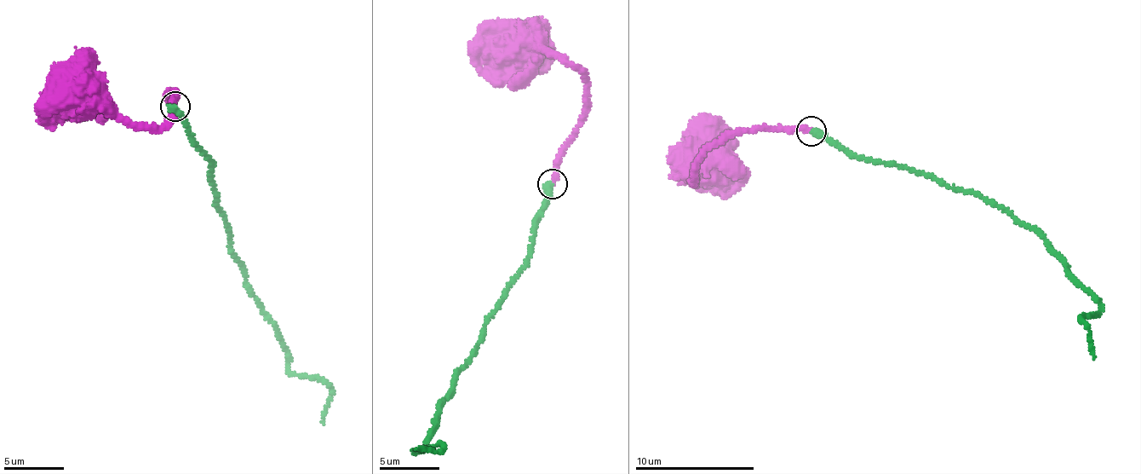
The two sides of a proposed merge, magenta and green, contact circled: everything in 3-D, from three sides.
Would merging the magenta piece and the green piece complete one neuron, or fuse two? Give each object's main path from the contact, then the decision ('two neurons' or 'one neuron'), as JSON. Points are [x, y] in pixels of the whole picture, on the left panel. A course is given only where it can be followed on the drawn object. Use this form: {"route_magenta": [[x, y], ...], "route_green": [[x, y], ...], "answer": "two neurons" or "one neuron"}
{"route_magenta": [[176, 107], [164, 98], [172, 89], [171, 118], [158, 127], [136, 127], [86, 89], [70, 88]], "route_green": [[176, 107], [215, 162], [215, 206], [291, 372], [329, 384], [323, 424]], "answer": "two neurons"}

